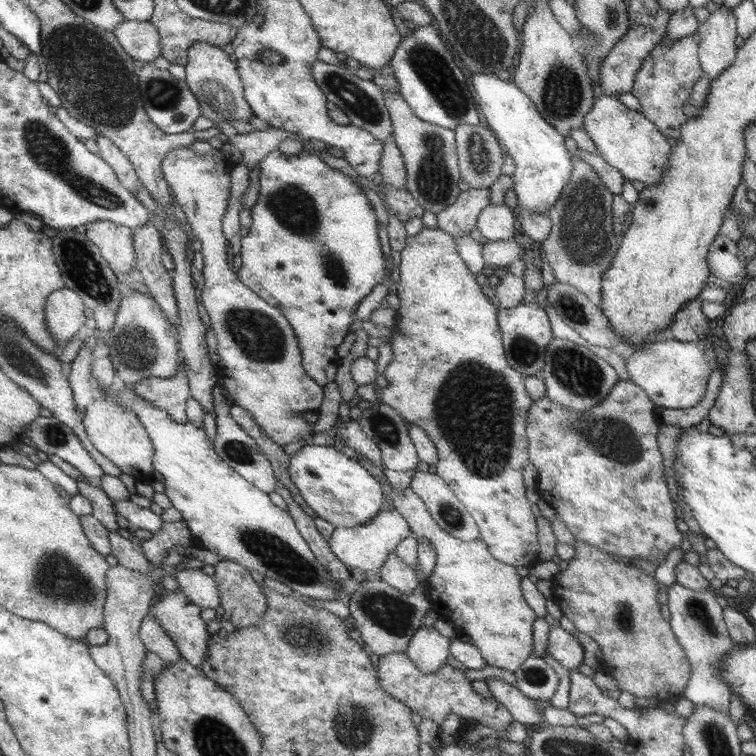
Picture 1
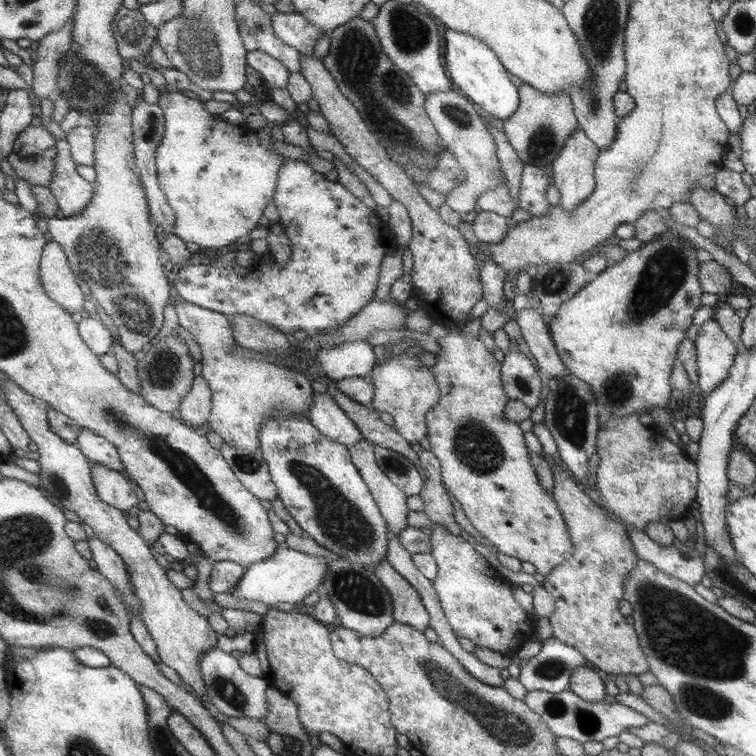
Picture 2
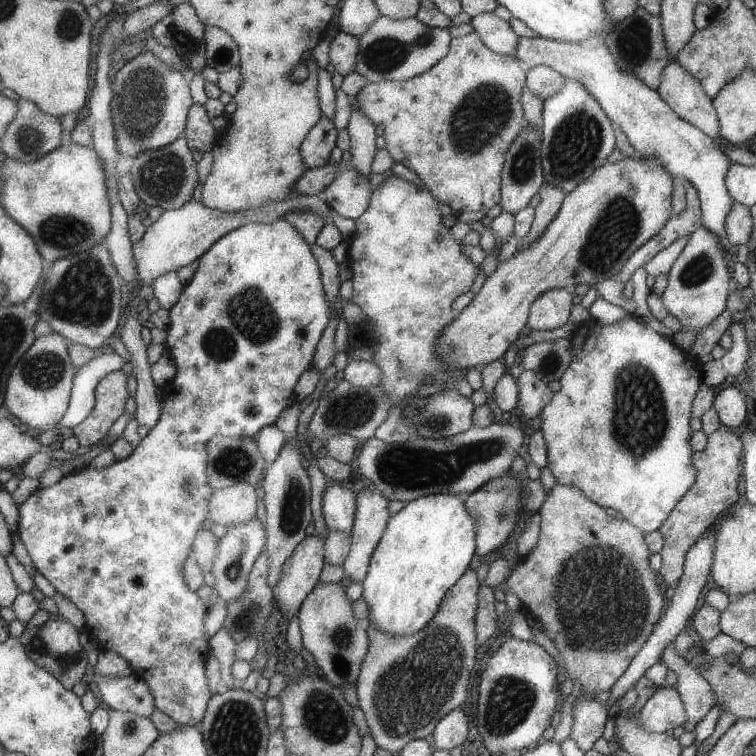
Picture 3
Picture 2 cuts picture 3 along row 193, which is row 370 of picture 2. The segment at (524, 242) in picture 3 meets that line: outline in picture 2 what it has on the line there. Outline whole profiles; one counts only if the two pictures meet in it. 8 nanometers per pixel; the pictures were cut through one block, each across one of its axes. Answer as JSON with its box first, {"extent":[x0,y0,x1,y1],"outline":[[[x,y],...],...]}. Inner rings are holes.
{"extent":[514,309,565,377],"outline":[[[538,309],[517,310],[514,312],[514,320],[519,325],[521,337],[529,348],[529,352],[535,358],[537,368],[543,377],[559,377],[565,373],[565,366],[561,363],[561,357],[557,355],[553,340],[546,324],[544,314]]]}

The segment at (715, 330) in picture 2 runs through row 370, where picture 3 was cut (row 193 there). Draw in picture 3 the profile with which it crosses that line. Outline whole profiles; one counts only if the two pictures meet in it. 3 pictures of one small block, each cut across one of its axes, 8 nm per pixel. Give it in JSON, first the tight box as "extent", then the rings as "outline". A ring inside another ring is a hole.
{"extent":[511,36,733,248],"outline":[[[539,36],[521,37],[511,56],[521,60],[529,69],[545,65],[561,73],[562,77],[581,83],[604,110],[613,126],[625,134],[639,158],[653,158],[670,175],[693,185],[700,202],[701,225],[717,235],[725,248],[729,246],[724,220],[732,208],[733,200],[724,180],[729,166],[733,163],[710,136],[679,118],[657,94],[656,89],[647,86],[633,73],[622,69],[616,57],[608,51],[603,39],[592,37],[583,43],[572,43]]]}

